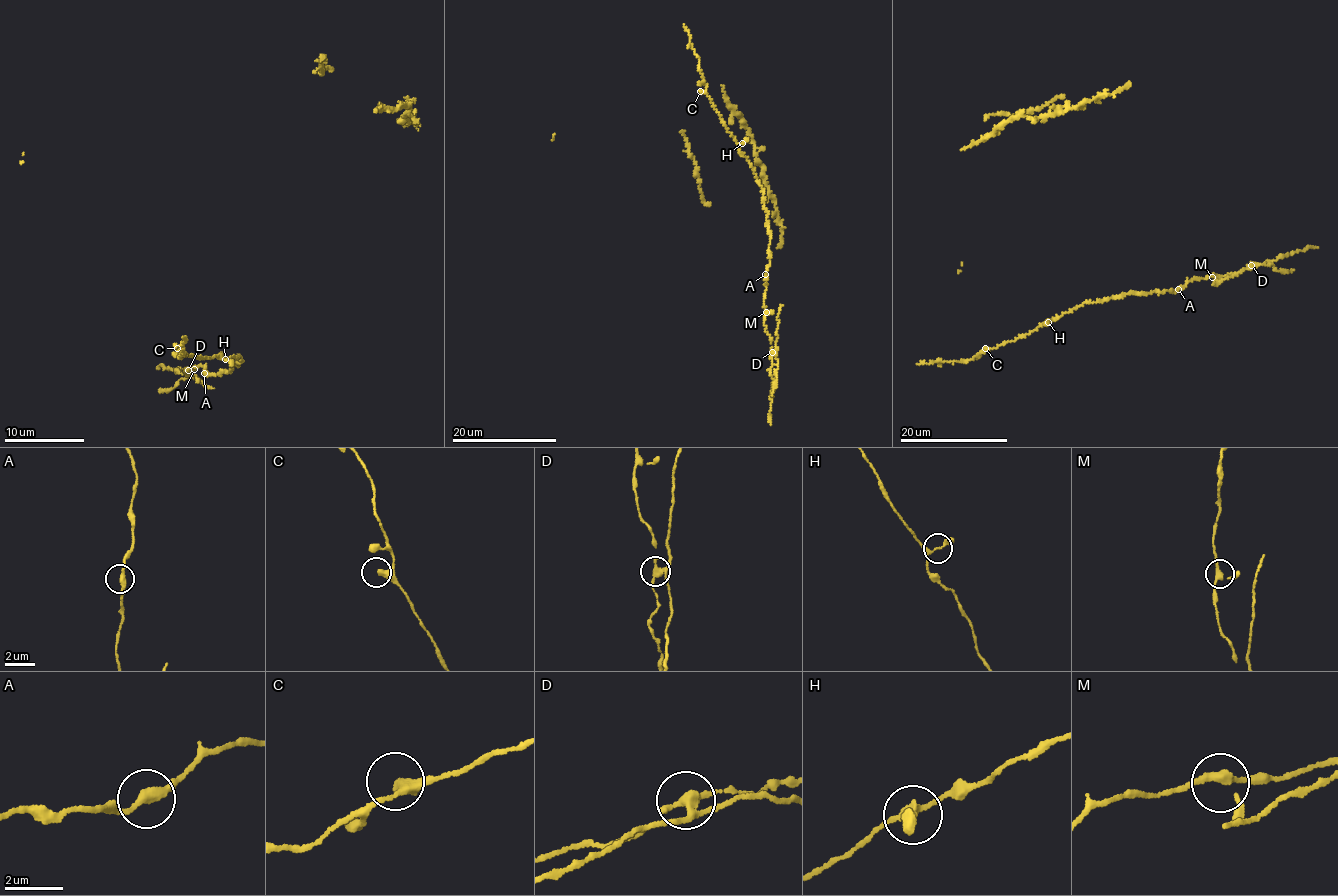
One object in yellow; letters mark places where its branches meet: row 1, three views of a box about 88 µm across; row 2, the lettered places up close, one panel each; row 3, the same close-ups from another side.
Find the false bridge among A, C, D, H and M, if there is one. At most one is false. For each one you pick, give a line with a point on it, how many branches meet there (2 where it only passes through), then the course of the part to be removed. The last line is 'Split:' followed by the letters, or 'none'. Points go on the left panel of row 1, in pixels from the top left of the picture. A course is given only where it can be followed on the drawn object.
D: (188, 370) | 3 | (187, 369), (192, 377), (196, 376), (205, 386), (214, 388)
Split: D

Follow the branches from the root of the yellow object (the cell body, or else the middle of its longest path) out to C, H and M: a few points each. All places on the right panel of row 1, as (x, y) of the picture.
C: (1087, 301), (1014, 340), (985, 348)
H: (1087, 301), (1048, 322)
M: (1087, 301), (1104, 301), (1134, 292), (1175, 291), (1190, 281), (1212, 277)

